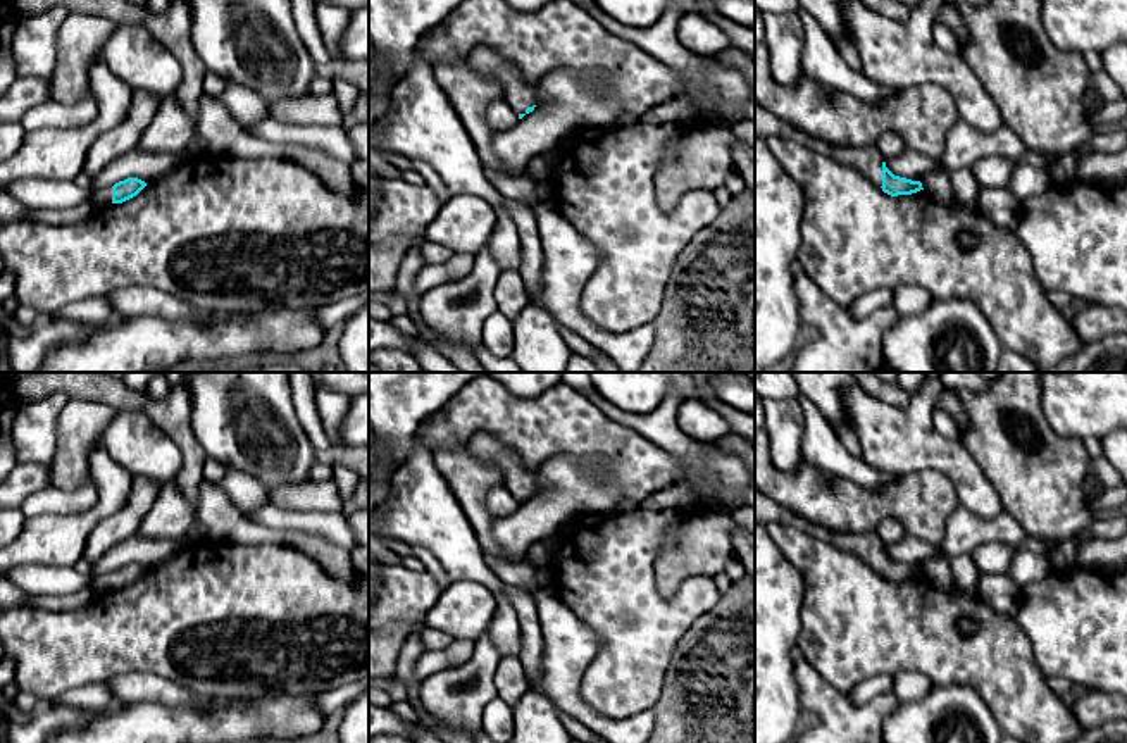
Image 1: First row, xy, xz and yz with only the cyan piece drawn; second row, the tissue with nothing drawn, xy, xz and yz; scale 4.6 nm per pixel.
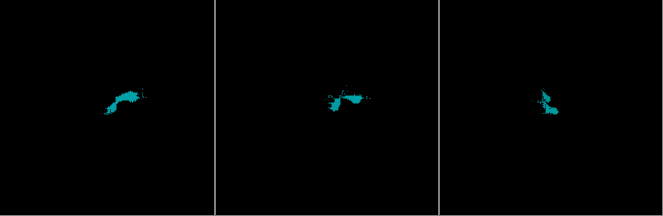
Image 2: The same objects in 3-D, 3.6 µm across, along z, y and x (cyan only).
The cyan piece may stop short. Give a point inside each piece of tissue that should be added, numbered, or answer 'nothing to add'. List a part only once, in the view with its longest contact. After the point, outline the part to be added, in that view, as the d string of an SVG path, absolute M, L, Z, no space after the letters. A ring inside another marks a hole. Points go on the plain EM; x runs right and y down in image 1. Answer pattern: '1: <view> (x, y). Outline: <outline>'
1: yz (867, 547). Outline: M755 486L755 522L769 526L779 522L782 526L794 528L805 534L827 541L836 548L856 555L874 572L882 572L882 543L875 531L870 533L834 533L813 522L808 522L786 507L781 507L774 500L767 498Z

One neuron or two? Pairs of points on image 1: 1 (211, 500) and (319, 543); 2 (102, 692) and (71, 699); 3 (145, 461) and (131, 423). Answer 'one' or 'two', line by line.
1: one
2: one
3: one

